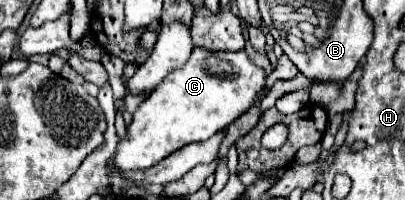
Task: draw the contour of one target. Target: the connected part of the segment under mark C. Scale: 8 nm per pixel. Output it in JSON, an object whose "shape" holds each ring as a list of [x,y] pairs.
{"shape":[[[194,48],[188,62],[180,70],[168,74],[134,112],[128,134],[118,144],[114,156],[116,168],[122,172],[146,170],[186,144],[208,140],[246,114],[264,88],[266,74],[248,58],[246,50],[212,52]]]}

